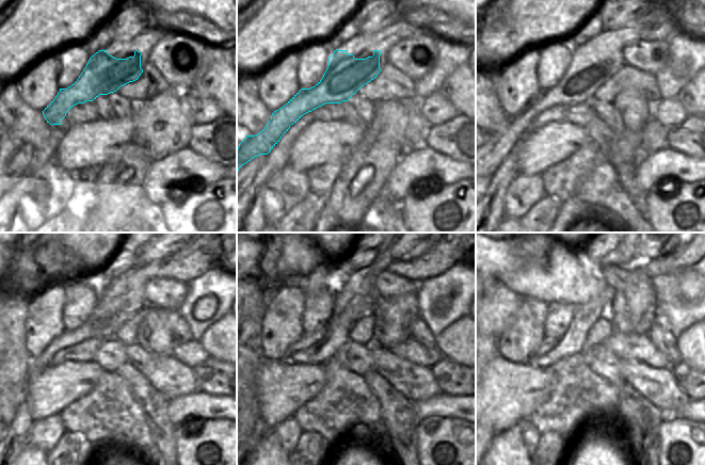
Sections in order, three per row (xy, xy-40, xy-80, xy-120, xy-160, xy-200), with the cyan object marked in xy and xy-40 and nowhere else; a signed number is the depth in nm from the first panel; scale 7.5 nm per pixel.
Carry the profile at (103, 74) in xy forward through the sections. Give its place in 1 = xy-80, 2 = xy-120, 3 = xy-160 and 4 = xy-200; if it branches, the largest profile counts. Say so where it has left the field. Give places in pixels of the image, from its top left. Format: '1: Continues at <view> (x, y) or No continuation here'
1: Continues at xy-80 (585, 75)
2: Continues at xy-120 (110, 313)
3: Continues at xy-160 (258, 361)
4: Continues at xy-200 (546, 345).

